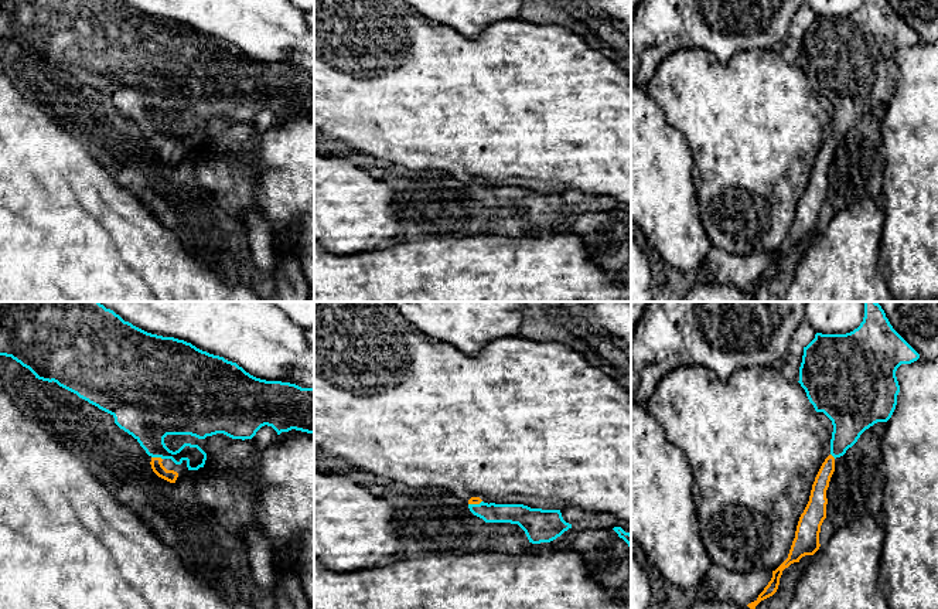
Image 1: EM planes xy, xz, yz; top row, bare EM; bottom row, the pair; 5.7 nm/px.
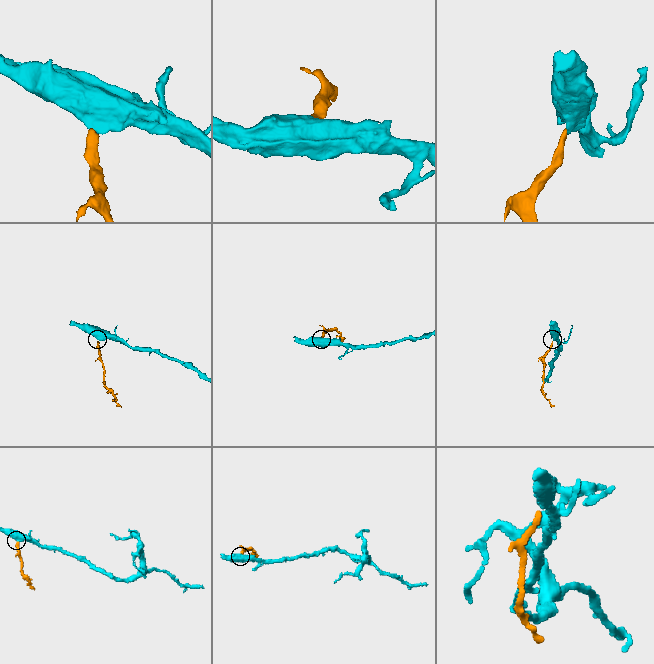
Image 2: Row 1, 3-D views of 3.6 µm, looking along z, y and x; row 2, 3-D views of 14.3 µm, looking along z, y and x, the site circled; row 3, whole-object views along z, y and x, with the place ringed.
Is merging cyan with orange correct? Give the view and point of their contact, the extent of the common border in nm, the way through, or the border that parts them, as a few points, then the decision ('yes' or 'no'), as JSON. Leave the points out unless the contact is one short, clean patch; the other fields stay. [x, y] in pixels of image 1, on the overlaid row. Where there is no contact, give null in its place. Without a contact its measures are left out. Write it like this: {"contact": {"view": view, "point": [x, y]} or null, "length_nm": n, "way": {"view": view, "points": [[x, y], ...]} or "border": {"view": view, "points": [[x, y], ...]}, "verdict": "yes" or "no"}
{"contact": {"view": "xy", "point": [157, 456]}, "length_nm": 70, "way": {"view": "xy", "points": [[149, 414], [150, 436], [157, 456], [159, 469]]}, "verdict": "yes"}

